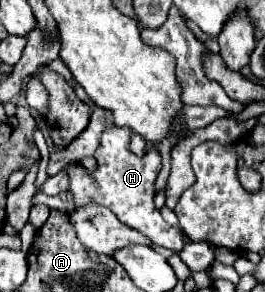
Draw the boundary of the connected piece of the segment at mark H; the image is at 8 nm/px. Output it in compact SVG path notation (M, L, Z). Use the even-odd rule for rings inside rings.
M107 127L103 131L103 135L99 139L99 147L95 151L97 169L87 171L79 163L67 167L69 191L71 191L73 201L75 201L75 211L87 207L89 203L107 207L119 217L121 223L125 223L131 229L141 231L143 235L153 239L155 245L167 247L167 249L173 249L179 253L183 249L181 231L171 227L169 223L165 223L165 219L161 217L161 213L155 209L155 203L153 203L155 179L161 171L161 155L159 155L157 147L151 145L143 157L137 157L135 153L131 153L127 149L129 135L131 135L131 131L127 131L127 127L125 129Z

